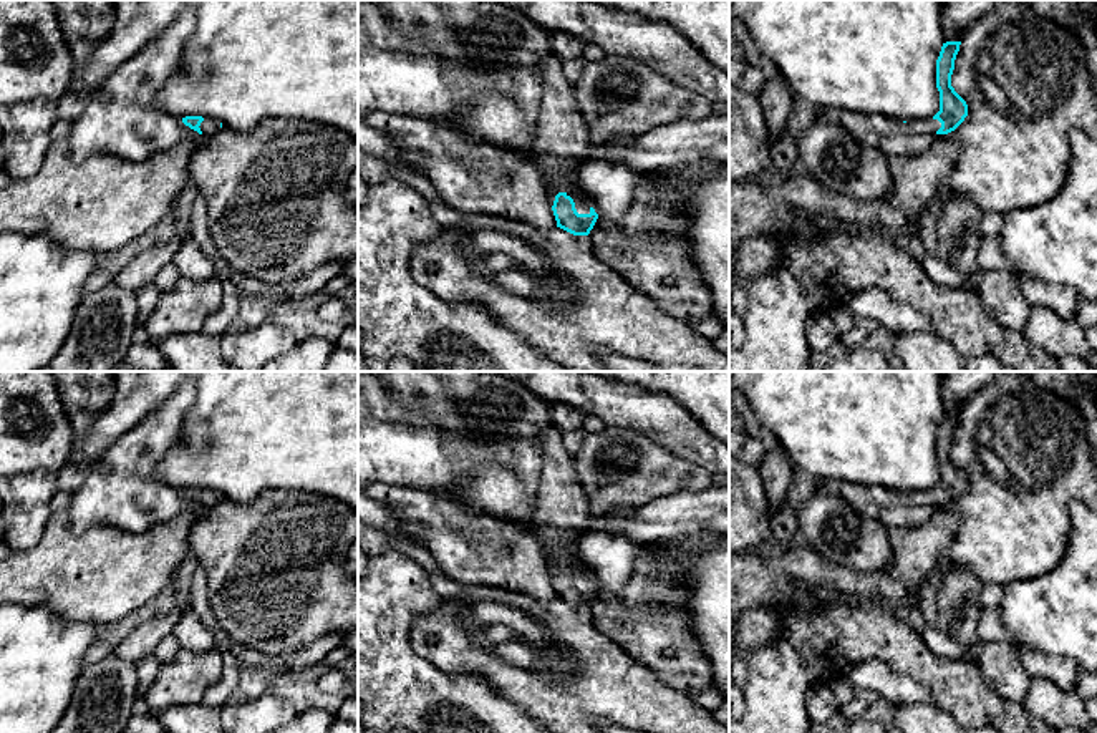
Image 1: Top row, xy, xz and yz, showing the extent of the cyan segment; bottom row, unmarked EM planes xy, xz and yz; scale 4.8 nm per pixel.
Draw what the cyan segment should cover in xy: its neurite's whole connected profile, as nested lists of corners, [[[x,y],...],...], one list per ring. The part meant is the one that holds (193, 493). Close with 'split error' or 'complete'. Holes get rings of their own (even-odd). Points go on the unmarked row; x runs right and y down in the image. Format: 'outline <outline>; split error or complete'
outline [[[186,488],[182,489],[182,494],[204,507],[210,507],[222,499],[222,494],[219,494],[217,491],[202,488]]]; split error

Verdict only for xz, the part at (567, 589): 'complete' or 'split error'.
split error

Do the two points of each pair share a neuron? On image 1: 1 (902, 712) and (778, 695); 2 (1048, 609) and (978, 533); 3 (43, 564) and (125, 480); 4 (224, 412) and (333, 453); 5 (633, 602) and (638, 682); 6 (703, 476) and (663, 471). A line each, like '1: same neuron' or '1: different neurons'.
1: different neurons
2: different neurons
3: different neurons
4: same neuron
5: different neurons
6: same neuron

